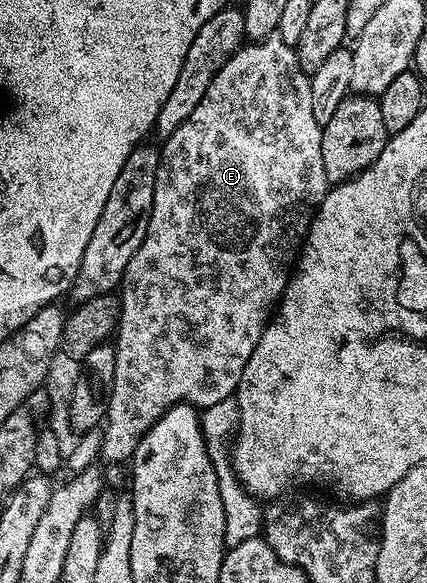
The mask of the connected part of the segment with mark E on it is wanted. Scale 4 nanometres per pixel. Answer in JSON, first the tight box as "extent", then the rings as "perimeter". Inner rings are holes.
{"extent":[100,35,331,462],"perimeter":[[[274,35],[267,38],[265,41],[242,44],[241,48],[237,50],[237,54],[219,71],[219,75],[215,75],[215,79],[211,79],[211,87],[207,87],[207,95],[203,95],[203,99],[199,99],[199,107],[195,107],[195,111],[191,111],[191,116],[187,118],[187,123],[183,123],[171,136],[164,138],[163,144],[160,146],[161,162],[159,163],[159,171],[155,175],[155,203],[151,207],[151,219],[147,223],[147,235],[143,239],[143,243],[139,243],[139,251],[135,251],[135,255],[131,255],[131,263],[127,263],[127,271],[123,271],[123,279],[119,286],[120,316],[117,318],[117,328],[115,332],[115,344],[117,346],[117,354],[115,355],[115,387],[111,387],[111,403],[109,404],[109,410],[103,422],[103,428],[100,430],[102,435],[100,456],[104,458],[104,460],[128,462],[133,456],[139,439],[143,439],[145,432],[147,432],[171,406],[186,404],[194,407],[202,407],[219,403],[220,400],[227,400],[236,394],[237,384],[243,375],[243,367],[247,367],[247,359],[251,359],[251,351],[255,351],[255,347],[259,343],[259,339],[263,335],[266,325],[269,324],[275,310],[278,308],[281,296],[285,294],[285,288],[289,282],[291,270],[294,268],[295,262],[300,254],[305,234],[309,232],[309,223],[312,221],[314,213],[317,212],[317,207],[320,205],[321,200],[325,198],[326,193],[328,193],[331,188],[331,183],[327,179],[327,171],[323,171],[322,125],[315,119],[315,103],[311,99],[311,83],[309,79],[310,74],[303,71],[301,58],[297,56],[296,48],[287,43],[283,43],[281,37]]]}

